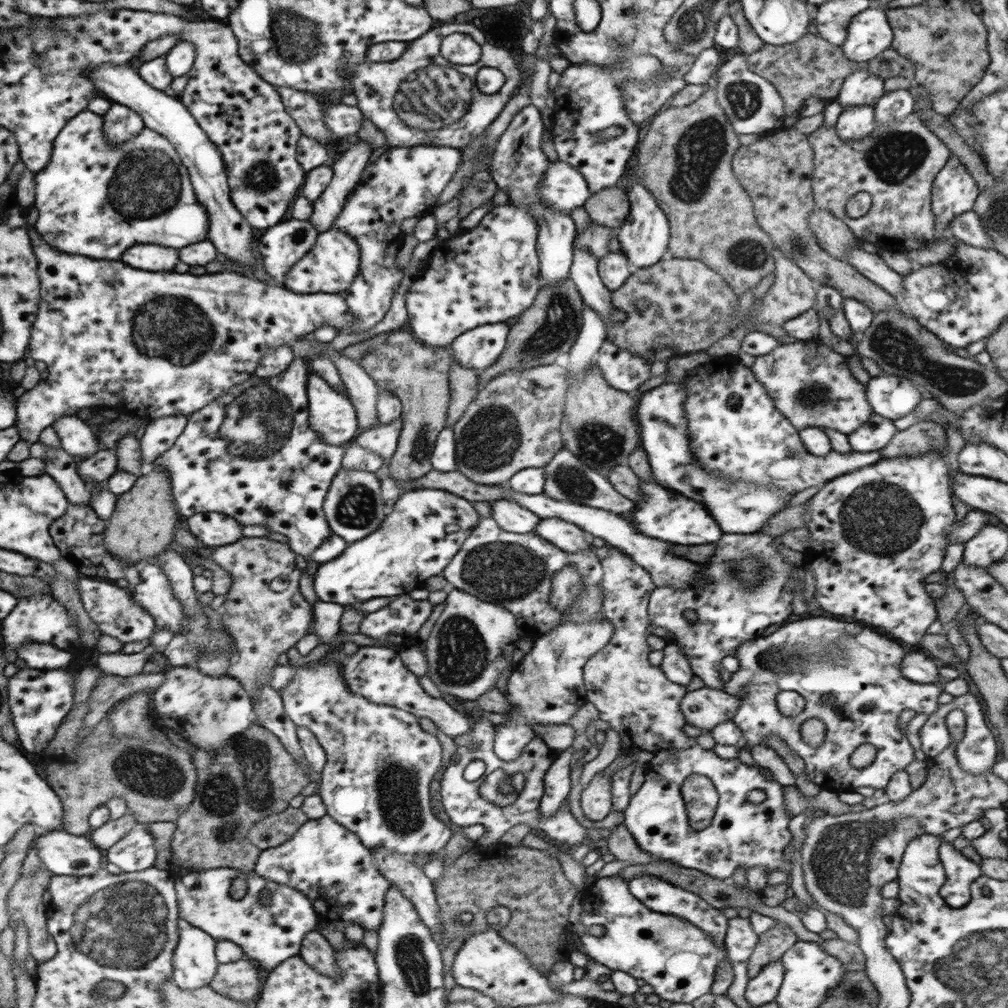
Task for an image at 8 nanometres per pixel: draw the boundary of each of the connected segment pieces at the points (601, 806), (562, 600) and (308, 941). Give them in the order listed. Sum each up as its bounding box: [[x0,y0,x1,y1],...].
[[580,773,613,822],[550,564,582,612],[299,929,341,978]]

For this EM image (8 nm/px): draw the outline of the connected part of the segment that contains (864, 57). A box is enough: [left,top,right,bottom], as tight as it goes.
[841,4,893,64]

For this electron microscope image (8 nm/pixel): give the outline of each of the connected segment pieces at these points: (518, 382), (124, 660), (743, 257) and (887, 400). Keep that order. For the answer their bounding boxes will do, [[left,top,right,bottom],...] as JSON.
[[453,363,569,485],[97,644,163,677],[635,87,777,296],[866,374,922,420]]

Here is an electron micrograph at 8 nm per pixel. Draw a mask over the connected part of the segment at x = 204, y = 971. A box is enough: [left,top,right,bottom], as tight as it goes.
[172,918,219,991]

